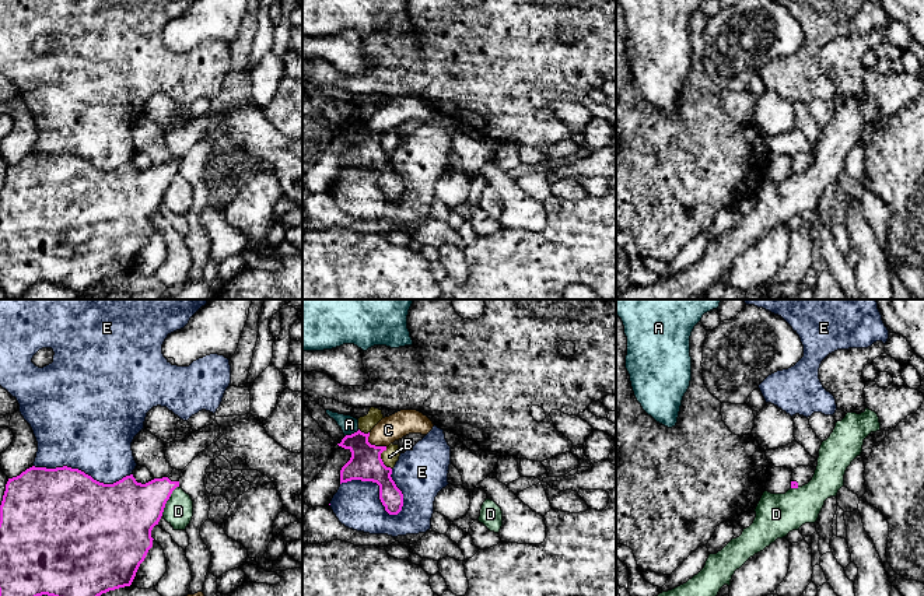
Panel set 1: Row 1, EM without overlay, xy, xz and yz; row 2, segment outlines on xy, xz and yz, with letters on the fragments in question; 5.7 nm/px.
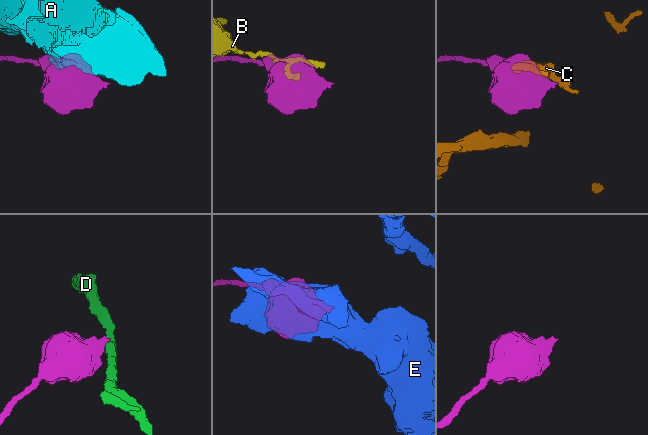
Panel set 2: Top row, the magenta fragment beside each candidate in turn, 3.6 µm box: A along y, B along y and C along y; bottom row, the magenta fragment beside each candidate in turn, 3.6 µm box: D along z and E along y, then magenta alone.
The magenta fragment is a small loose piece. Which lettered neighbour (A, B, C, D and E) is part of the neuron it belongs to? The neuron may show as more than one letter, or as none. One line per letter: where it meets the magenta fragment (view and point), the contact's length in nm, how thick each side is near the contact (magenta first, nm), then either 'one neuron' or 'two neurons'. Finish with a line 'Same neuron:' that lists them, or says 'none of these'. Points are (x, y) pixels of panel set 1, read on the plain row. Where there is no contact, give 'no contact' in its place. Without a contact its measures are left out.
A: contact xz (352, 121); length 100 nm; calibres 190 and 100 nm; two neurons
B: contact xz (381, 146); length 130 nm; calibres 190 and 90 nm; two neurons
C: contact xz (374, 132); length 140 nm; calibres 190 and 150 nm; two neurons
D: contact xy (167, 186); length 200 nm; calibres 360 and 170 nm; two neurons
E: contact xz (380, 174); length 400 nm; calibres 190 and 300 nm; two neurons
Same neuron: none of these

